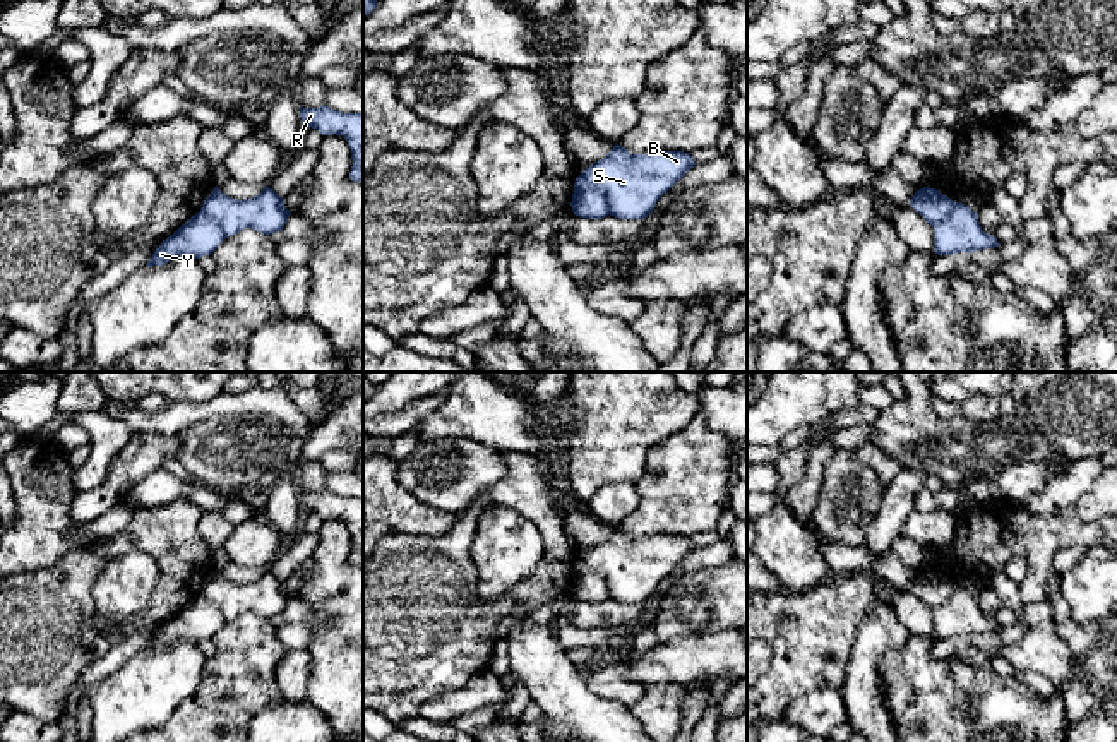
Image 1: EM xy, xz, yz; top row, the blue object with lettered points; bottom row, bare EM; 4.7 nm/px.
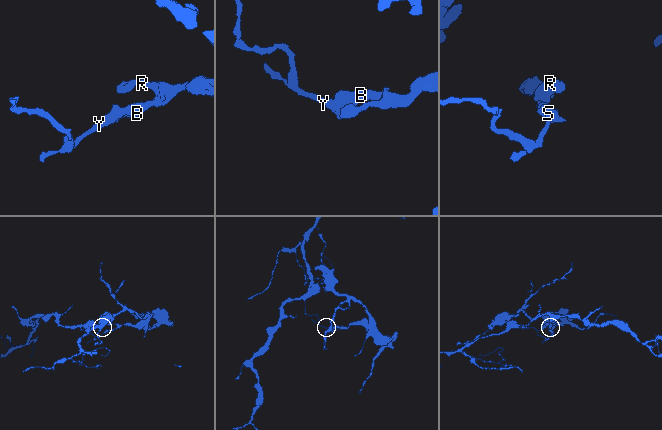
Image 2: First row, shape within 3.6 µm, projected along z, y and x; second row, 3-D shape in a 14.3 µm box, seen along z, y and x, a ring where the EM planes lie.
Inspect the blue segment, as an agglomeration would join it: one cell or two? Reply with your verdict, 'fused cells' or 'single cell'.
fused cells

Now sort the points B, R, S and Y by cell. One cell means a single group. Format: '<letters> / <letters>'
B R S / Y

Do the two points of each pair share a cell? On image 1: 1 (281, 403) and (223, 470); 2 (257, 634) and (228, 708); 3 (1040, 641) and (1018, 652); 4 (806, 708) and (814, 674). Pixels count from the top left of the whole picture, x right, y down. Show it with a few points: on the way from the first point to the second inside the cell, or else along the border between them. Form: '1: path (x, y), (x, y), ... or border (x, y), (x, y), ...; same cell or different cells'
1: border (228, 415), (269, 413), (278, 417), (302, 439); different cells
2: path (247, 653), (235, 689); same cell
3: path (1035, 646), (1030, 652), (1023, 652); same cell
4: border (840, 689), (812, 688), (780, 717); different cells

